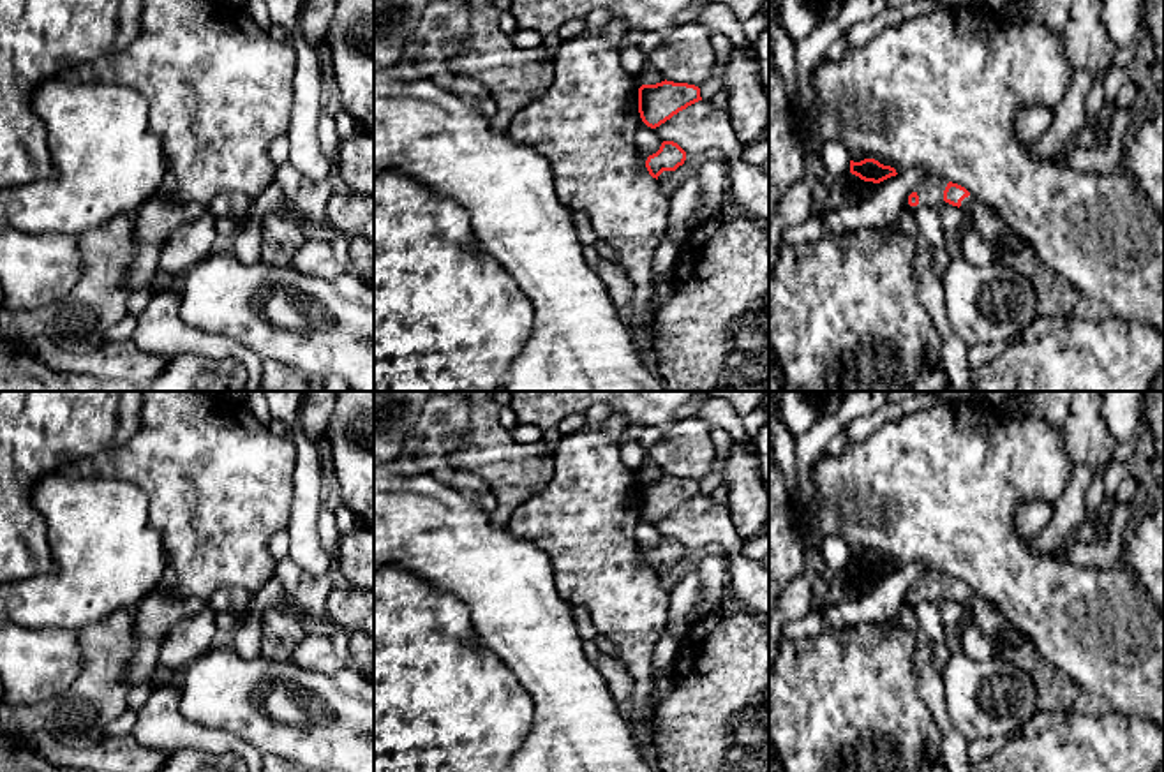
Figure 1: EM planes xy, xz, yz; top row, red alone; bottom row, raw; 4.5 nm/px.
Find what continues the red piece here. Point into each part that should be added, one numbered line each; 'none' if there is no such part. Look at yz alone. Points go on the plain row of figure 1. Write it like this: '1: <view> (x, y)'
1: yz (930, 584)
2: yz (986, 616)

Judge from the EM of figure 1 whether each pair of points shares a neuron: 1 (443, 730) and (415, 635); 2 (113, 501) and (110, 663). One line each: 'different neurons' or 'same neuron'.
1: same neuron
2: different neurons

